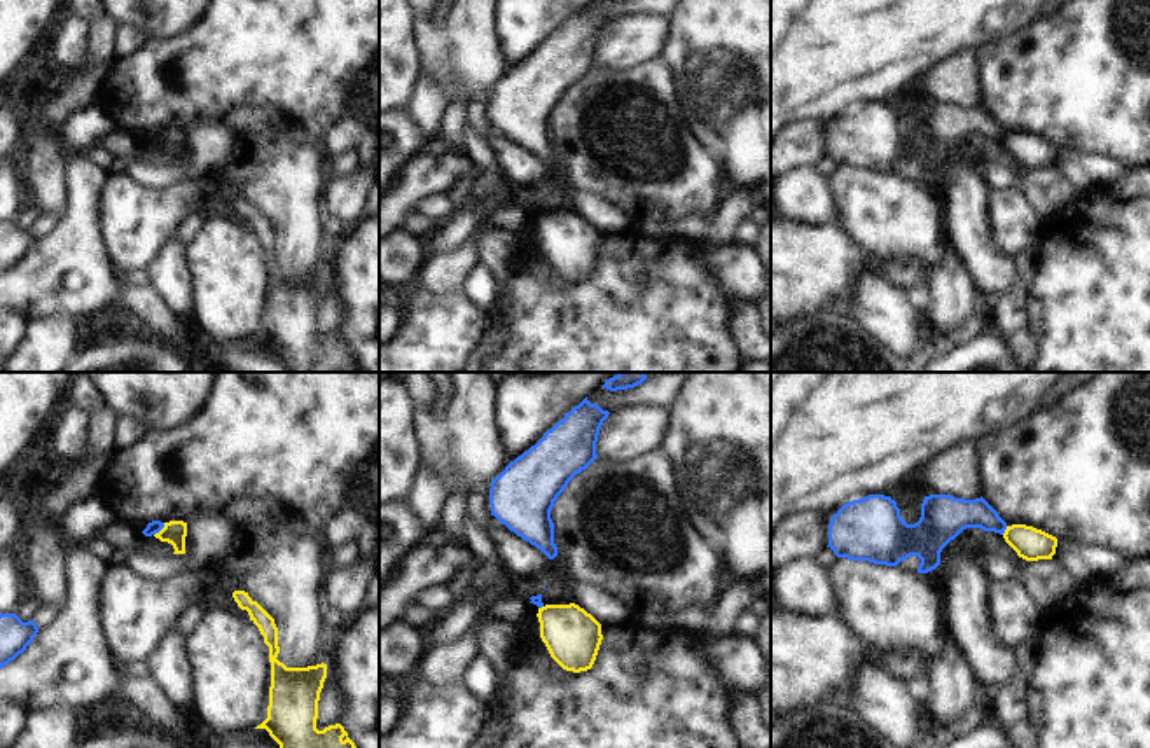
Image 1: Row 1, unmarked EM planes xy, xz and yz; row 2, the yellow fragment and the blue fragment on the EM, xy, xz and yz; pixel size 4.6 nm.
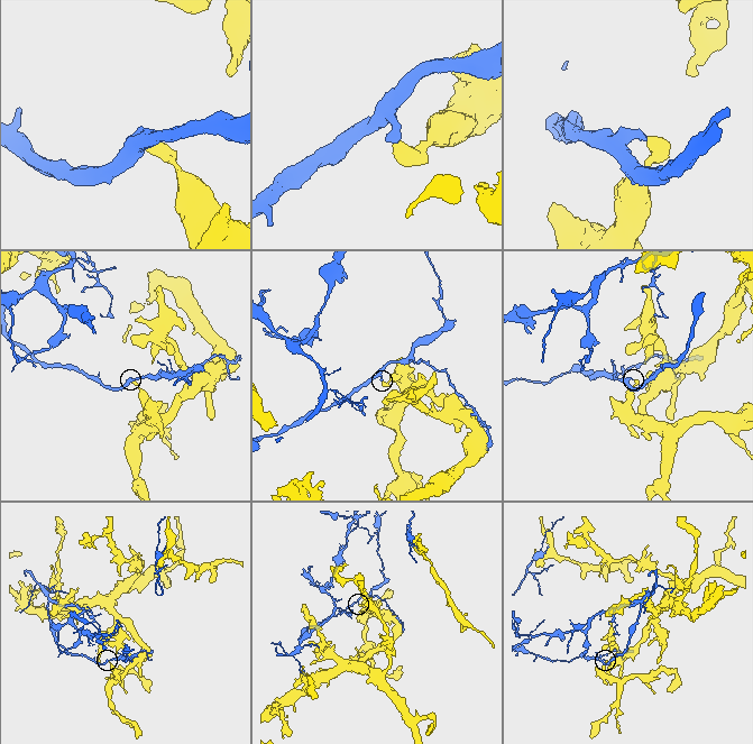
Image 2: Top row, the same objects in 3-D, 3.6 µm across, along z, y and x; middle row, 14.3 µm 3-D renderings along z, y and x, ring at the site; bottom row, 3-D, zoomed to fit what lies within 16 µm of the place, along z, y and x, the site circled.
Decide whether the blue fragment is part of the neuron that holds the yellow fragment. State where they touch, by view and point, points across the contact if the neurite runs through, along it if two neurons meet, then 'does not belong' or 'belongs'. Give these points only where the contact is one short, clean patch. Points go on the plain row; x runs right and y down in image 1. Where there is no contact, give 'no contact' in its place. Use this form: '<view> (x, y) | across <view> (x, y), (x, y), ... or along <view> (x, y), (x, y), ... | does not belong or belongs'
xy (161, 138) | does not belong

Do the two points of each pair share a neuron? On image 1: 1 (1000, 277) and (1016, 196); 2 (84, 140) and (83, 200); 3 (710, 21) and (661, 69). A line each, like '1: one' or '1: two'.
1: two
2: two
3: two

